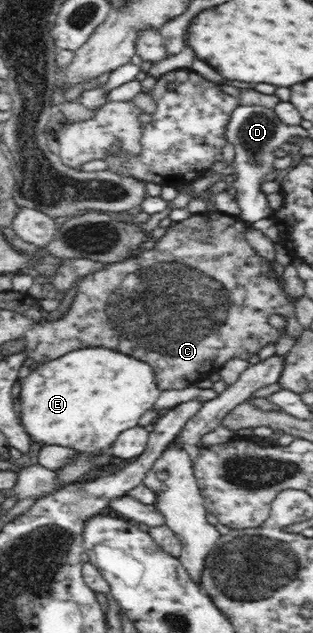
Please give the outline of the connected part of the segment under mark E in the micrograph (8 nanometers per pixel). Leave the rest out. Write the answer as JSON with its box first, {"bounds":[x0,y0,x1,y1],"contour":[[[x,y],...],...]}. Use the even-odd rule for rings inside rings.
{"bounds":[17,347,160,455],"contour":[[[81,347],[56,360],[42,363],[21,379],[21,390],[17,398],[20,408],[18,423],[24,427],[30,440],[41,447],[56,444],[72,448],[78,455],[109,454],[120,432],[138,425],[138,418],[153,408],[160,393],[155,371],[148,362],[108,347]]]}

